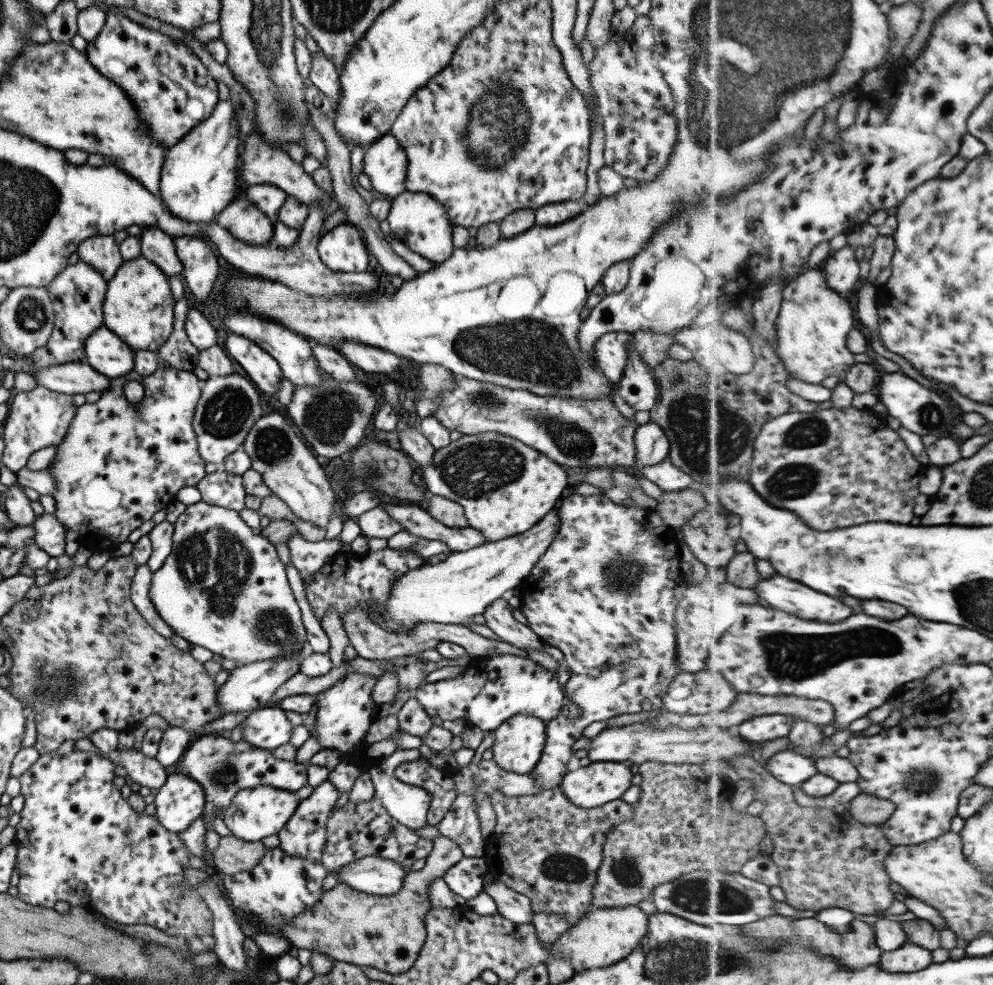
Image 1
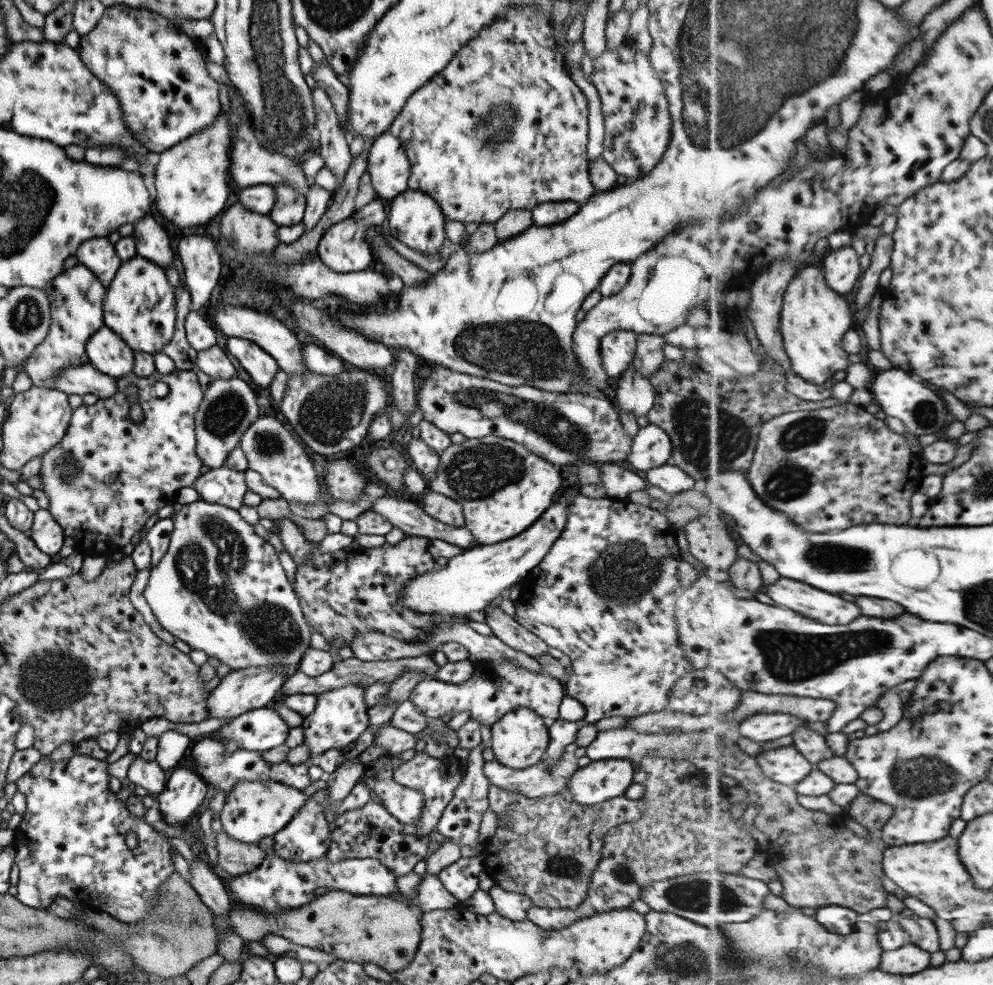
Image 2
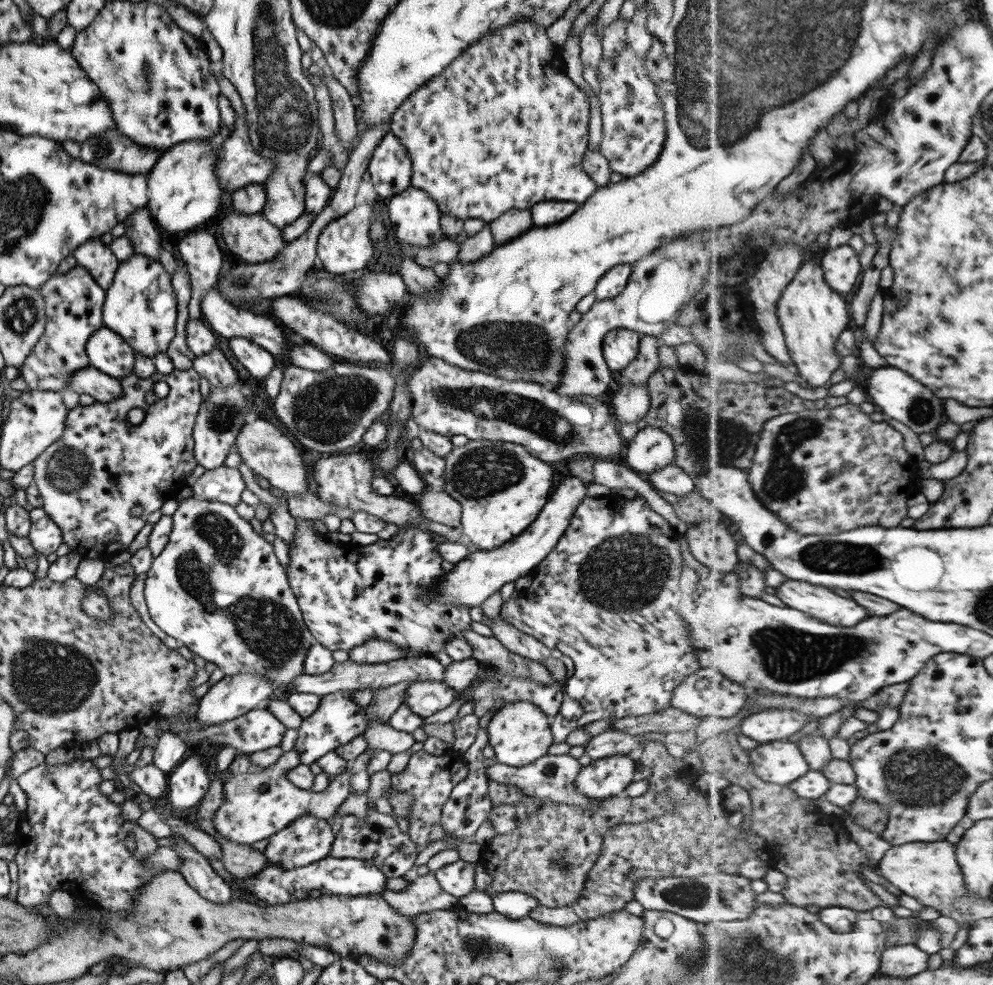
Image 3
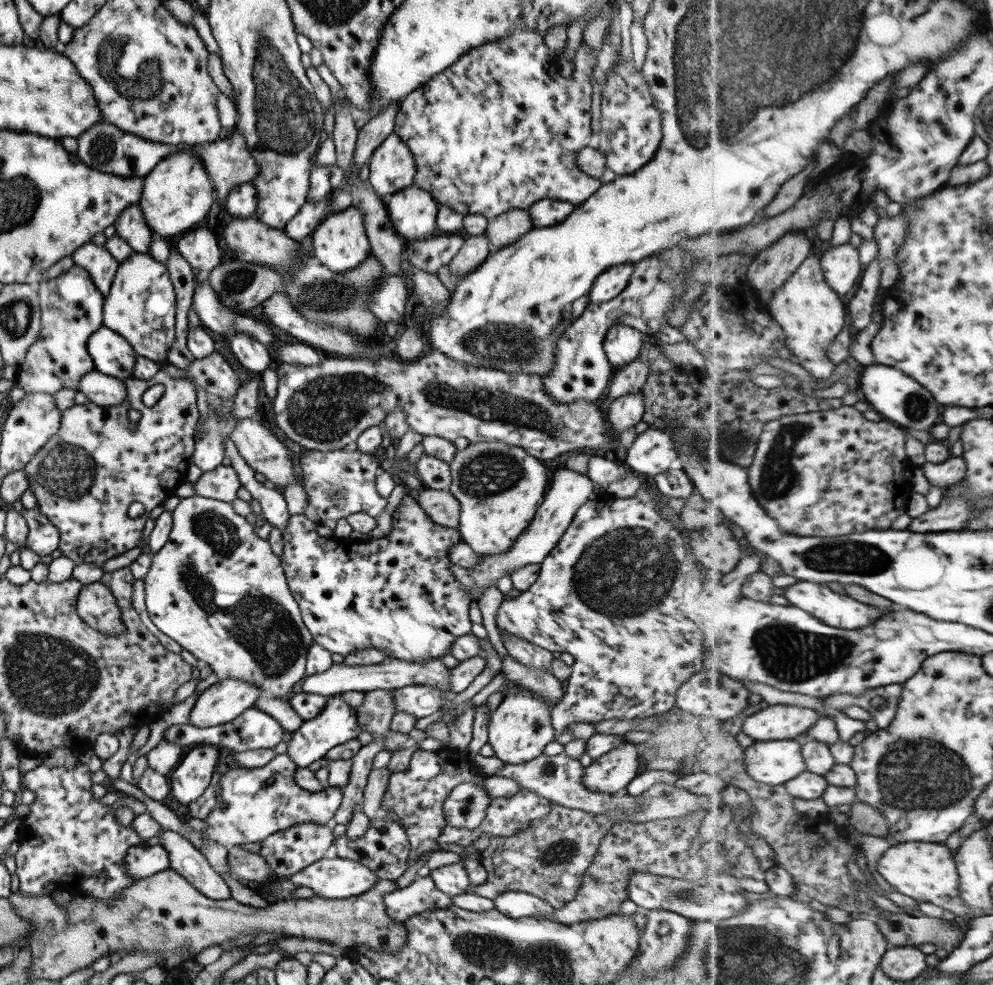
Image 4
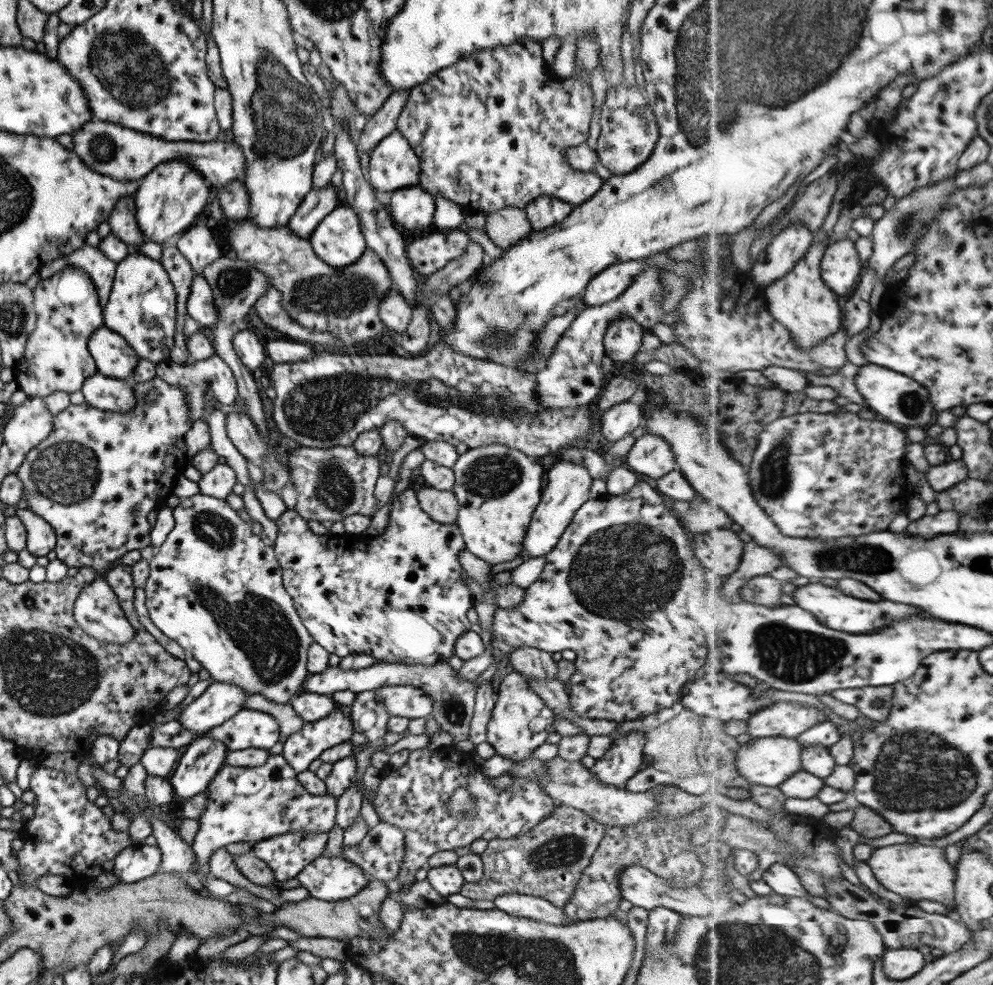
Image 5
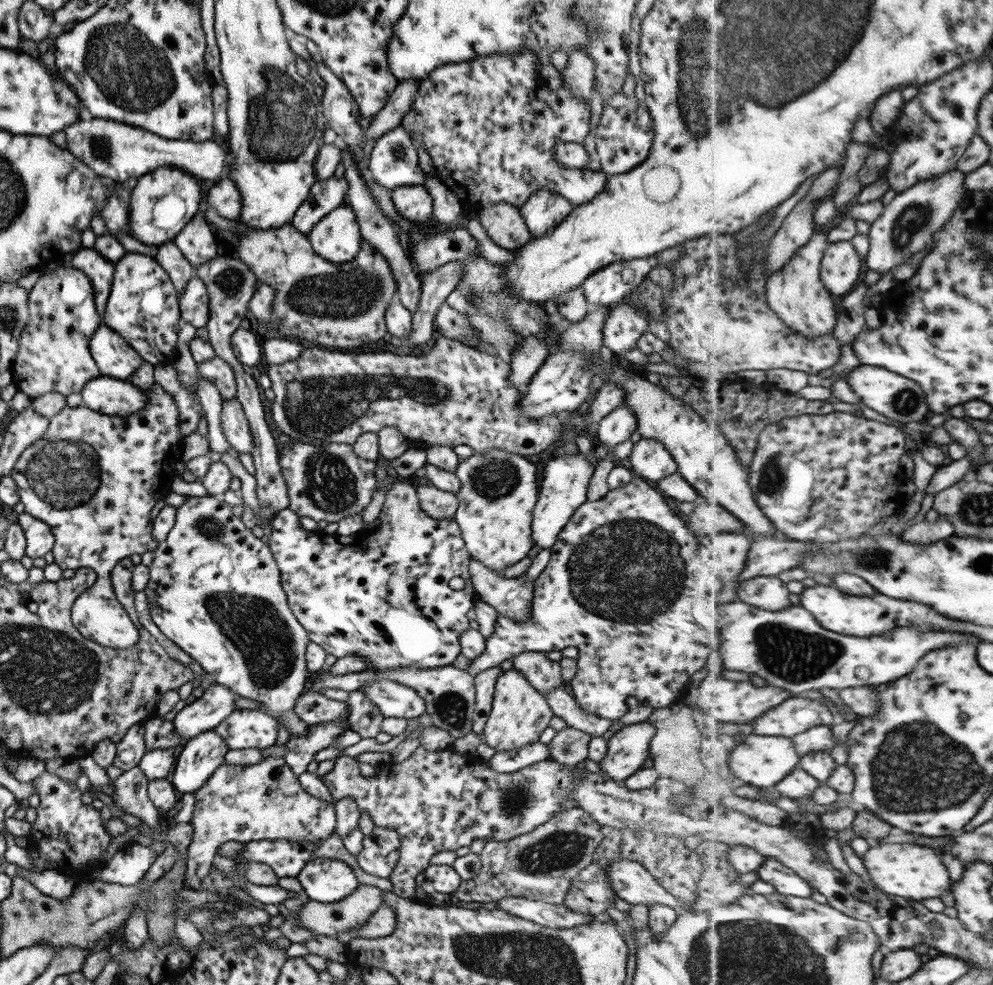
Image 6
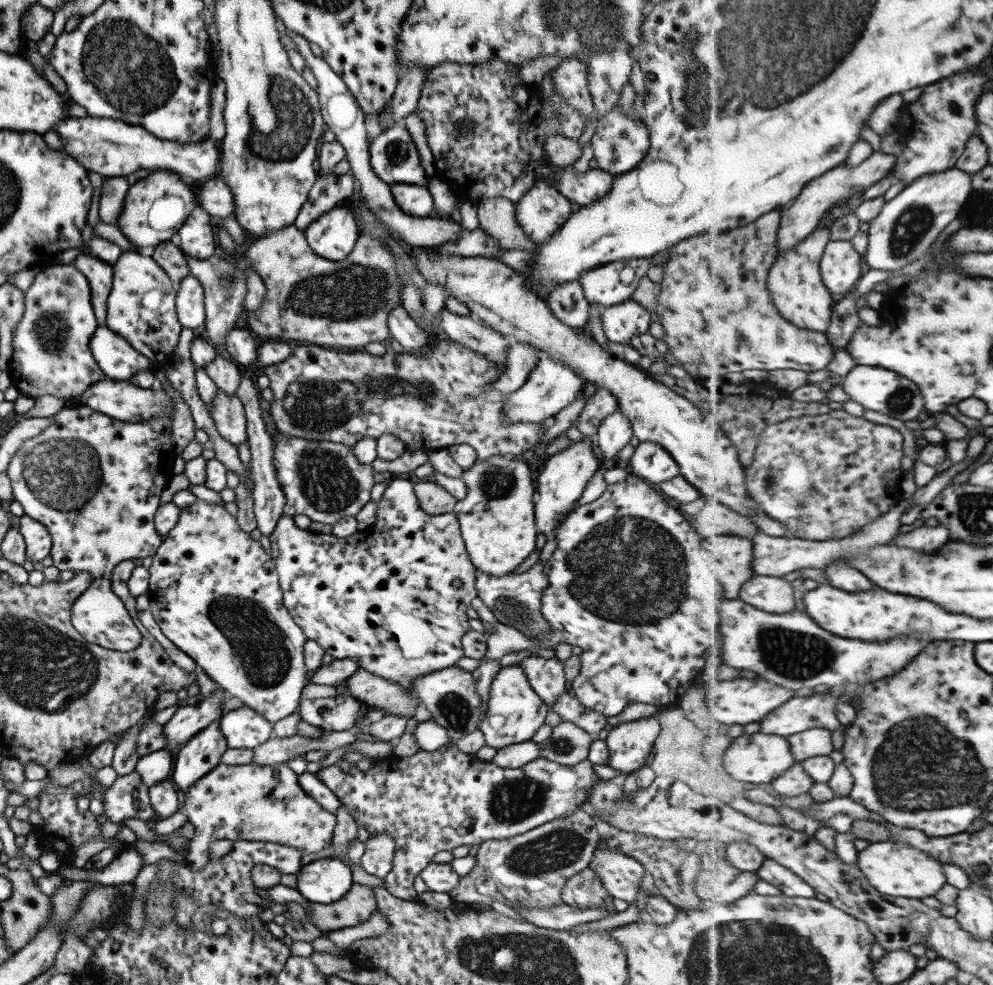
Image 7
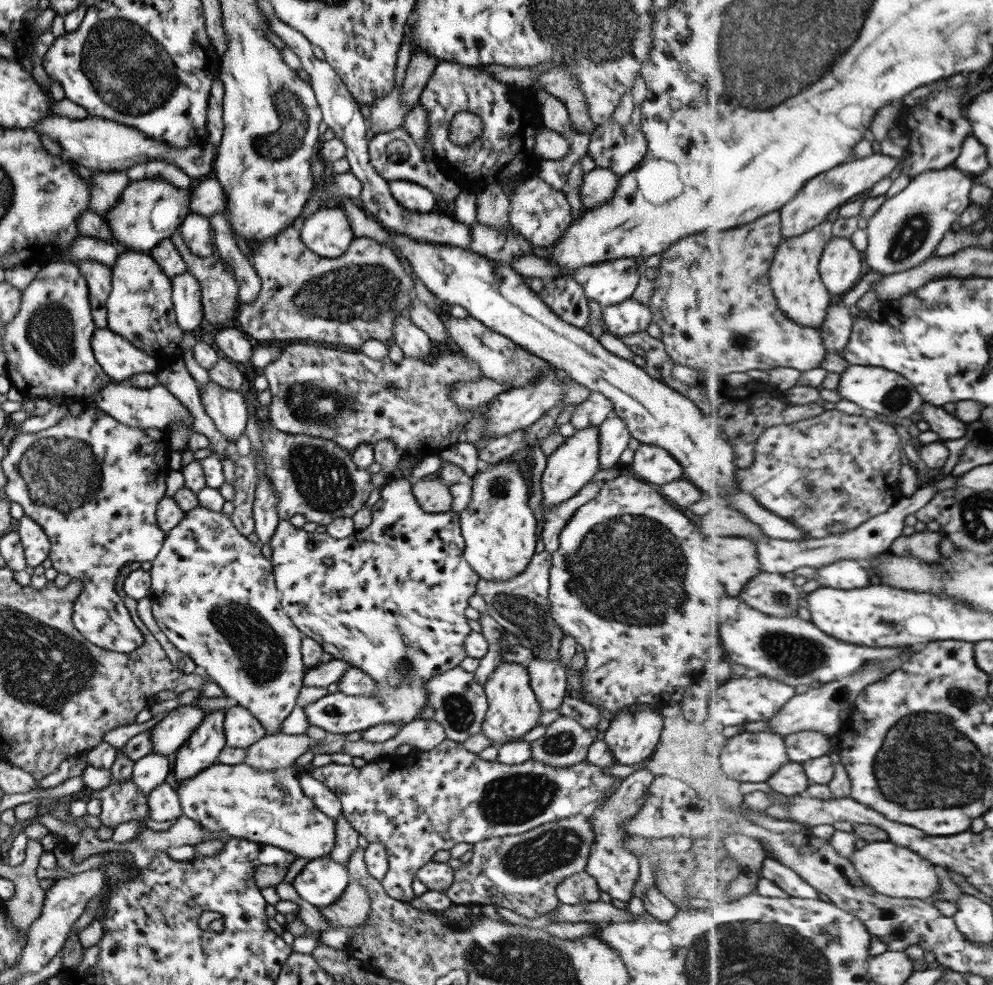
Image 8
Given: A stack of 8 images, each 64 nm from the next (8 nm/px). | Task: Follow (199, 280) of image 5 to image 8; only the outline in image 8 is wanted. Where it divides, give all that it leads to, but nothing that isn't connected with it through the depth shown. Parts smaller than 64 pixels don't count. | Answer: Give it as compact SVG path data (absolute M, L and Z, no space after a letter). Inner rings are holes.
M185 270L172 276L170 283L175 323L182 331L190 333L204 318L197 279Z

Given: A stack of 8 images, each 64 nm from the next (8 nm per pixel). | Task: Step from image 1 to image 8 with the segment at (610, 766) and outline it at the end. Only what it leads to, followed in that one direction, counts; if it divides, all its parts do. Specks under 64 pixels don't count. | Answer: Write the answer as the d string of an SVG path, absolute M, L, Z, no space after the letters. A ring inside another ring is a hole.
M650 706L630 713L627 707L621 707L613 713L609 726L604 734L603 742L609 747L614 758L614 764L642 764L654 751L663 724L662 714L658 707Z

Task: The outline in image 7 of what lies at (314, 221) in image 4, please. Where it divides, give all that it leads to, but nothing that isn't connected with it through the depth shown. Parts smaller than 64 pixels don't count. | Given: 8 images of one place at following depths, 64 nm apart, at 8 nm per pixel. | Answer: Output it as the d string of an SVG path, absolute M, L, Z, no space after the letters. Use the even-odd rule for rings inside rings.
M331 173L317 178L292 224L303 231L322 212L335 207L339 200L348 201L353 189L353 178L349 176L349 173L341 174L341 176Z

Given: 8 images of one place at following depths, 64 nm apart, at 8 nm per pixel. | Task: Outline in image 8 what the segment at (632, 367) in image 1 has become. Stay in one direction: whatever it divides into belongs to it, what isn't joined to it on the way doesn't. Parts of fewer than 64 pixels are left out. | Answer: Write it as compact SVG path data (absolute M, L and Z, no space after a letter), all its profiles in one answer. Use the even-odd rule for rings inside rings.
M611 414L598 427L598 470L607 470L618 464L622 450L627 446L630 432L625 423Z

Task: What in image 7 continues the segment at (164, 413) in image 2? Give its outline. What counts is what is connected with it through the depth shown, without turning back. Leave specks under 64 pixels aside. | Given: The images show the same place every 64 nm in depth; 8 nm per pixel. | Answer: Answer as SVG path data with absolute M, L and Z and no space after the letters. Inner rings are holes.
M78 404L64 406L52 420L37 436L24 440L7 463L4 473L9 477L13 500L22 506L24 516L47 529L52 543L49 556L57 570L91 575L89 588L73 601L70 612L73 628L87 642L100 648L131 651L139 645L139 631L121 599L111 591L110 577L112 570L123 560L153 557L162 542L162 537L155 532L153 520L160 505L159 494L174 475L171 464L178 455L173 450L170 436L171 415L131 423L109 418Z

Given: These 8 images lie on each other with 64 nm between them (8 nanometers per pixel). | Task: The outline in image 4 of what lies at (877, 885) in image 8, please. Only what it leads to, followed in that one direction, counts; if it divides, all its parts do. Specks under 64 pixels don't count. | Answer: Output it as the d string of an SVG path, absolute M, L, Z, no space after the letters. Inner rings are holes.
M906 842L891 845L876 862L876 870L890 884L890 886L901 894L906 894L919 902L930 902L943 910L948 910L957 916L966 918L970 924L971 918L968 918L969 907L964 903L960 895L959 872L957 872L956 858L953 858L951 850L947 849L944 843L928 842Z

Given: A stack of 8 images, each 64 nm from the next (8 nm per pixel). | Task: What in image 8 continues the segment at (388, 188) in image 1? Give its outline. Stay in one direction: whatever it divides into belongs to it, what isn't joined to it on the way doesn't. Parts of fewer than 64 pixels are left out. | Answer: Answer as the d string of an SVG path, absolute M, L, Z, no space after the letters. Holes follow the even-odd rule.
M396 128L389 132L383 132L368 136L368 153L371 166L383 180L405 180L413 184L419 184L431 192L434 196L440 196L440 200L453 201L461 191L461 188L449 180L435 164L434 160L426 161L422 150L415 146L415 142L409 137L403 128Z

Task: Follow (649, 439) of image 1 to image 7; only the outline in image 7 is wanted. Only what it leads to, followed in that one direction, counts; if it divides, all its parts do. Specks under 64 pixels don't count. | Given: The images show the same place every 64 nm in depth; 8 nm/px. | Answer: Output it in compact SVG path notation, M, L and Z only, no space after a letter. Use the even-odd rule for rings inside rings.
M639 441L634 447L628 464L636 477L654 486L680 474L678 464L671 455L653 442Z

